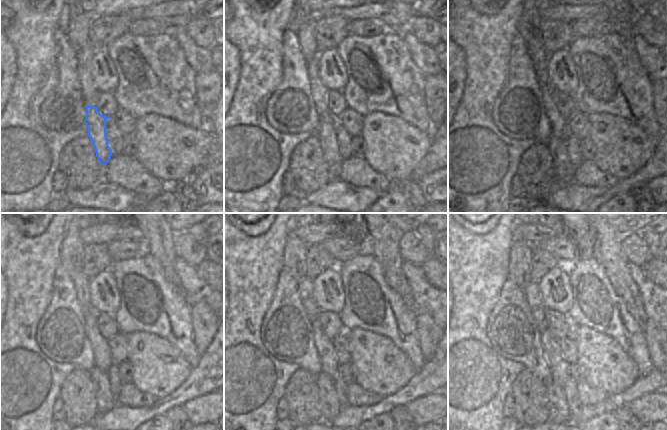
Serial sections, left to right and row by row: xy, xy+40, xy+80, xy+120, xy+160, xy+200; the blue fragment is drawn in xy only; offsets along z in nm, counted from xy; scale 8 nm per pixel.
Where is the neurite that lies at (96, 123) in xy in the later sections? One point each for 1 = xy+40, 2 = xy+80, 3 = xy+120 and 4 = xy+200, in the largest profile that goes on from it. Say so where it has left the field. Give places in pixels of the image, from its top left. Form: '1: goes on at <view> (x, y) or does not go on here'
1: goes on at xy+40 (325, 133)
2: goes on at xy+80 (567, 156)
3: goes on at xy+120 (115, 383)
4: goes on at xy+200 (569, 387)

